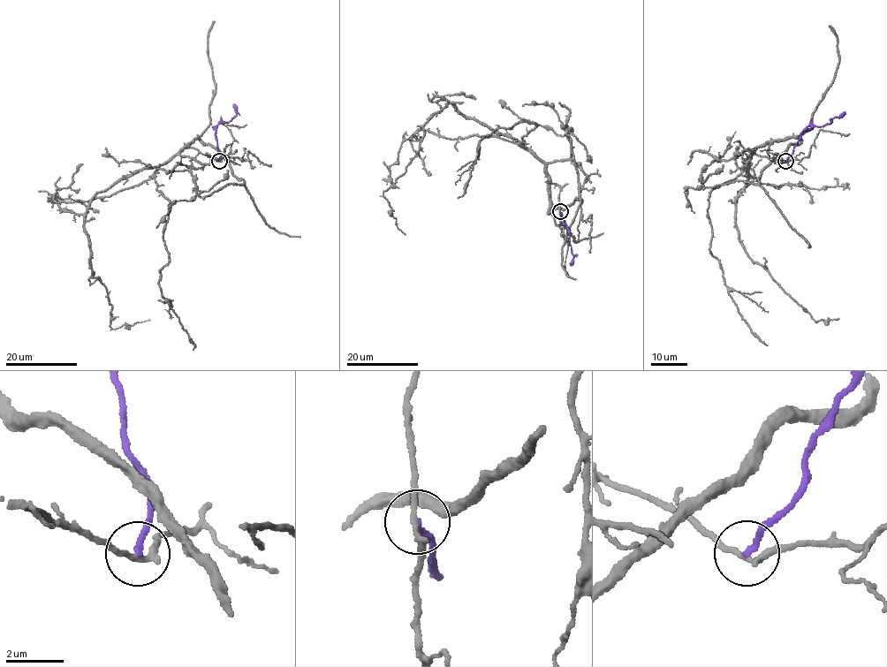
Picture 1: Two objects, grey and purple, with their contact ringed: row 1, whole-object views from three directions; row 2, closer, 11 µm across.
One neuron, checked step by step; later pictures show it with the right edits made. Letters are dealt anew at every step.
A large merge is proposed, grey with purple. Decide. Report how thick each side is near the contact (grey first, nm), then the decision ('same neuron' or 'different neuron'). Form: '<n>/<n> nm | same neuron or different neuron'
180/200 nm | different neuron

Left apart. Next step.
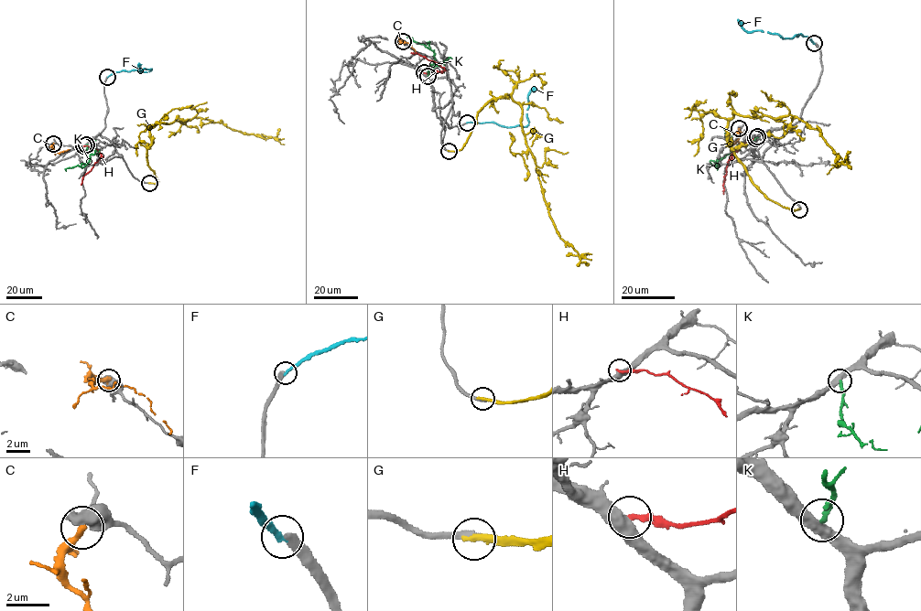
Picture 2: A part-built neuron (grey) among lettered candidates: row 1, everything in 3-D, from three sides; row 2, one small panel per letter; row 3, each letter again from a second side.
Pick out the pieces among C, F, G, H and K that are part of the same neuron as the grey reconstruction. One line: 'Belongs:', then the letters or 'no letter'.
Belongs: no letter

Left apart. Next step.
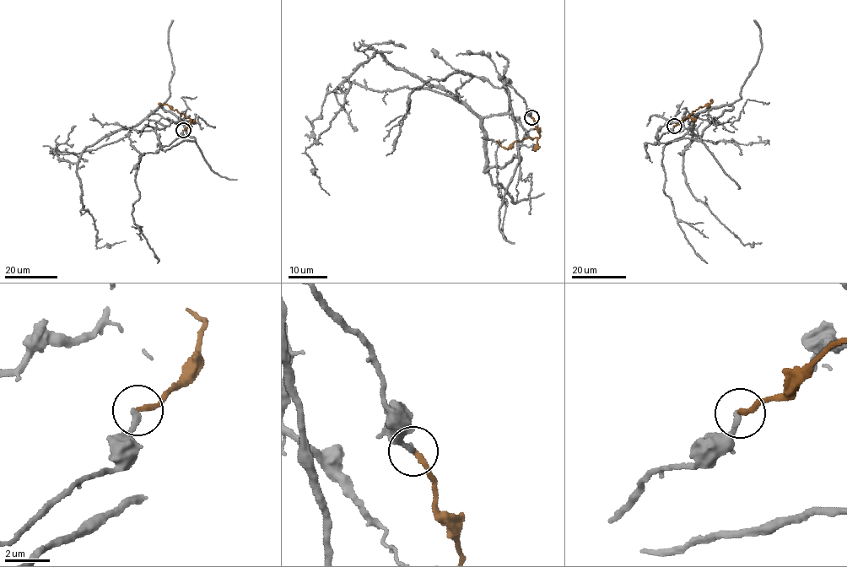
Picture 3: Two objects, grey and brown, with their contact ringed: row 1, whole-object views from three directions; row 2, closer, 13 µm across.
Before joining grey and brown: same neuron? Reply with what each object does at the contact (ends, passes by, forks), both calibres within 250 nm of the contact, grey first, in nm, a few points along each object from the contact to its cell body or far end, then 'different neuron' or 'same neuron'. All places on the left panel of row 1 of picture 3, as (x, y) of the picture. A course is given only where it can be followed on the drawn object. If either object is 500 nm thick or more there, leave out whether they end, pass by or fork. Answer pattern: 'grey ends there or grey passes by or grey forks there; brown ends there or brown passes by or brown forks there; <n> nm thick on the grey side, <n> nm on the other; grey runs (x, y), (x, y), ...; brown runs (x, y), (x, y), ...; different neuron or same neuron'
grey ends there; brown ends there; 240 nm thick on the grey side, 200 nm on the other; grey runs (183, 130), (161, 148), (155, 129), (164, 126), (145, 119), (83, 152), (77, 175), (96, 246), (125, 240); brown runs (183, 130), (190, 123), (190, 119), (168, 105), (158, 103); same neuron

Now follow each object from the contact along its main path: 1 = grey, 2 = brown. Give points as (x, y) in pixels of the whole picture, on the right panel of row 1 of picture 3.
1: (673, 126), (658, 140), (667, 121), (698, 113), (683, 153), (686, 184), (745, 245), (761, 242)
2: (674, 126), (692, 111), (712, 103), (711, 99)

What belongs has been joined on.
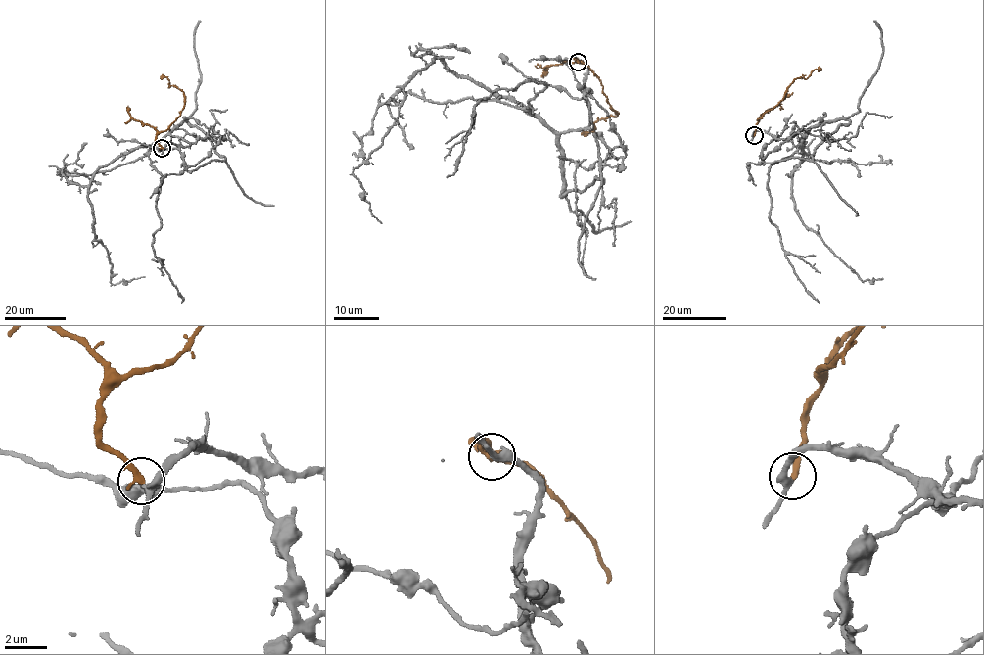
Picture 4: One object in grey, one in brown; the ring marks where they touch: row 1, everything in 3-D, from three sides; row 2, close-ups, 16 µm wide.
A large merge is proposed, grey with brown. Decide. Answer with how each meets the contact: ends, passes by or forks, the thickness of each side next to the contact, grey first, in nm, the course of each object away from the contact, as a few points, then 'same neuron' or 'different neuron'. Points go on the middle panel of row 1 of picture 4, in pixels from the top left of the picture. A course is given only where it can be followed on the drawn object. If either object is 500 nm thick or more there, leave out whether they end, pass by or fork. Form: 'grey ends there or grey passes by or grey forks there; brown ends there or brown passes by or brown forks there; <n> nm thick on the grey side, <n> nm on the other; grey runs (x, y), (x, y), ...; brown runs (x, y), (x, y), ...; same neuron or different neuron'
grey passes by; brown ends there; 260 nm thick on the grey side, 300 nm on the other; grey runs (578, 62), (588, 69), (589, 122), (556, 133), (440, 58), (419, 70), (394, 125), (353, 172), (381, 223); brown runs (578, 62), (600, 81), (602, 93), (618, 113), (616, 117), (601, 117), (592, 131), (582, 135); same neuron

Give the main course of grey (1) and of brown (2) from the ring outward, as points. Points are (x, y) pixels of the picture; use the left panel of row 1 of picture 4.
1: (162, 148), (190, 146), (167, 135), (123, 153), (95, 173), (88, 190), (111, 283), (144, 276)
2: (162, 148), (156, 136), (180, 116), (185, 100), (183, 91), (176, 87), (169, 87), (166, 77), (161, 77)

